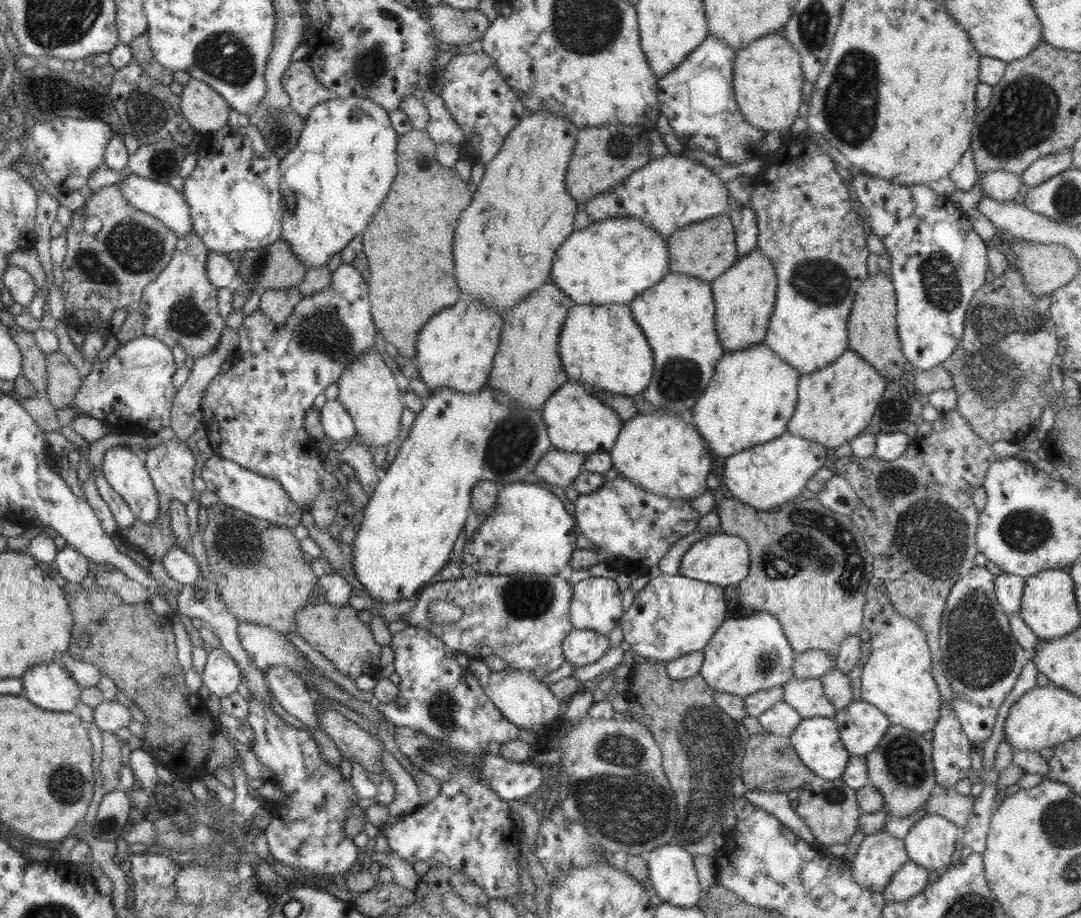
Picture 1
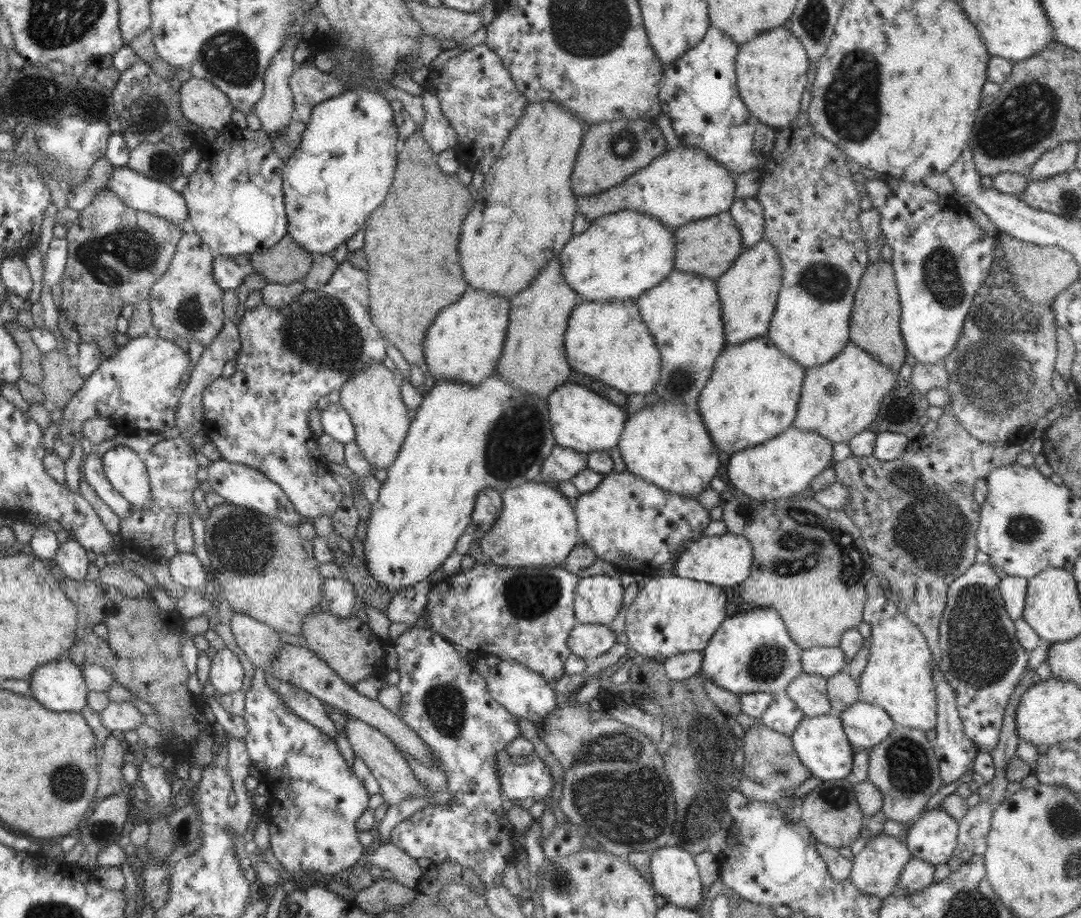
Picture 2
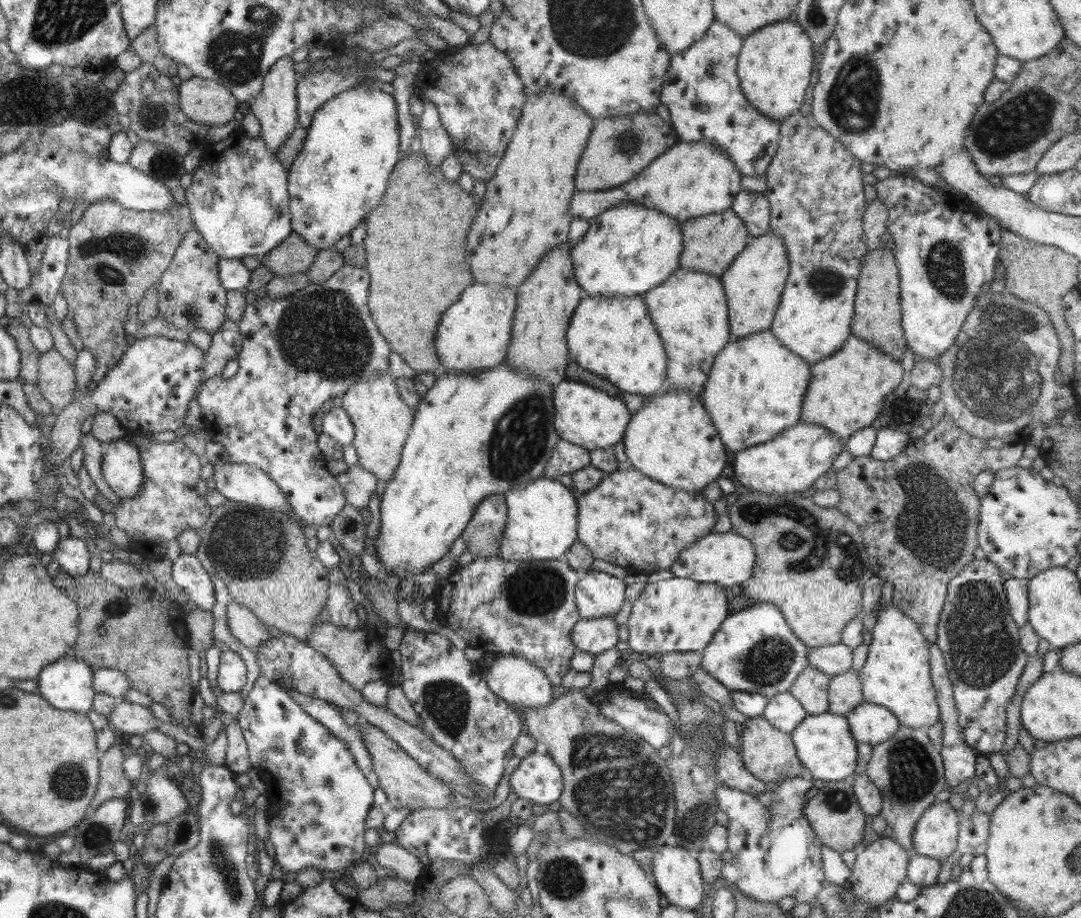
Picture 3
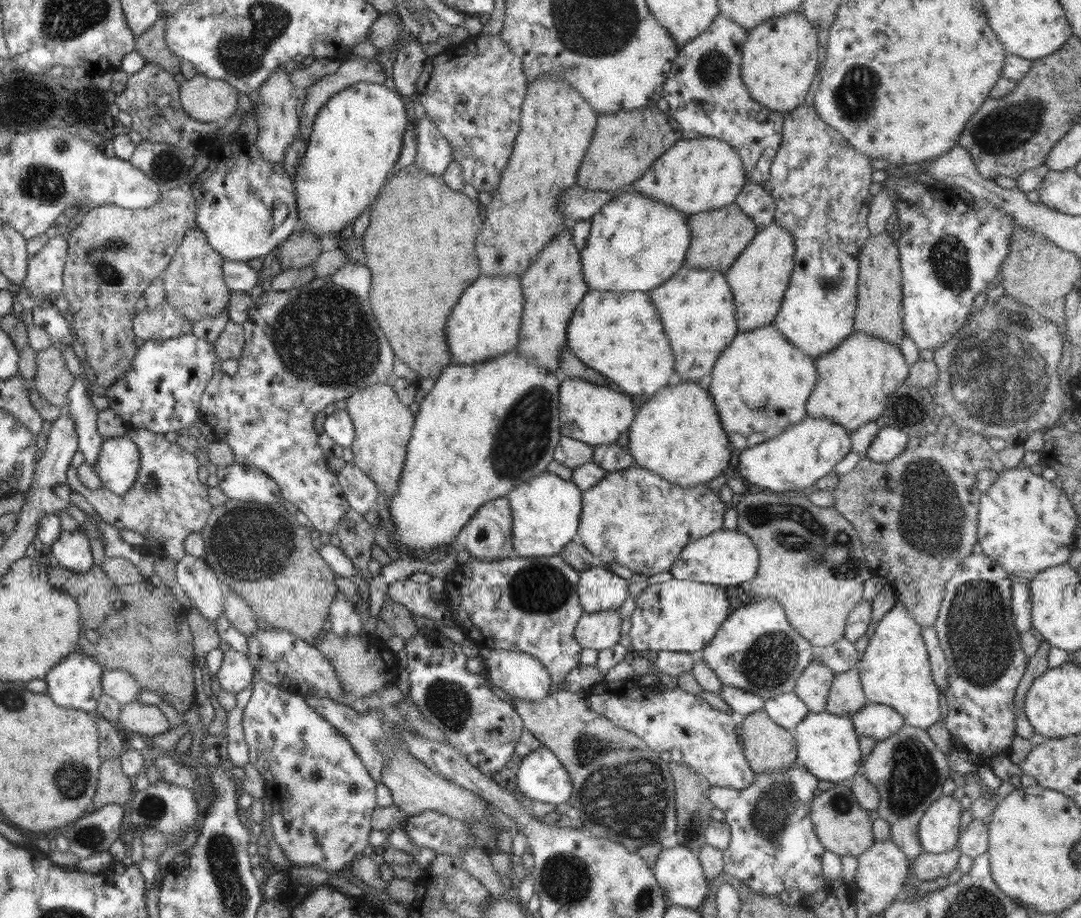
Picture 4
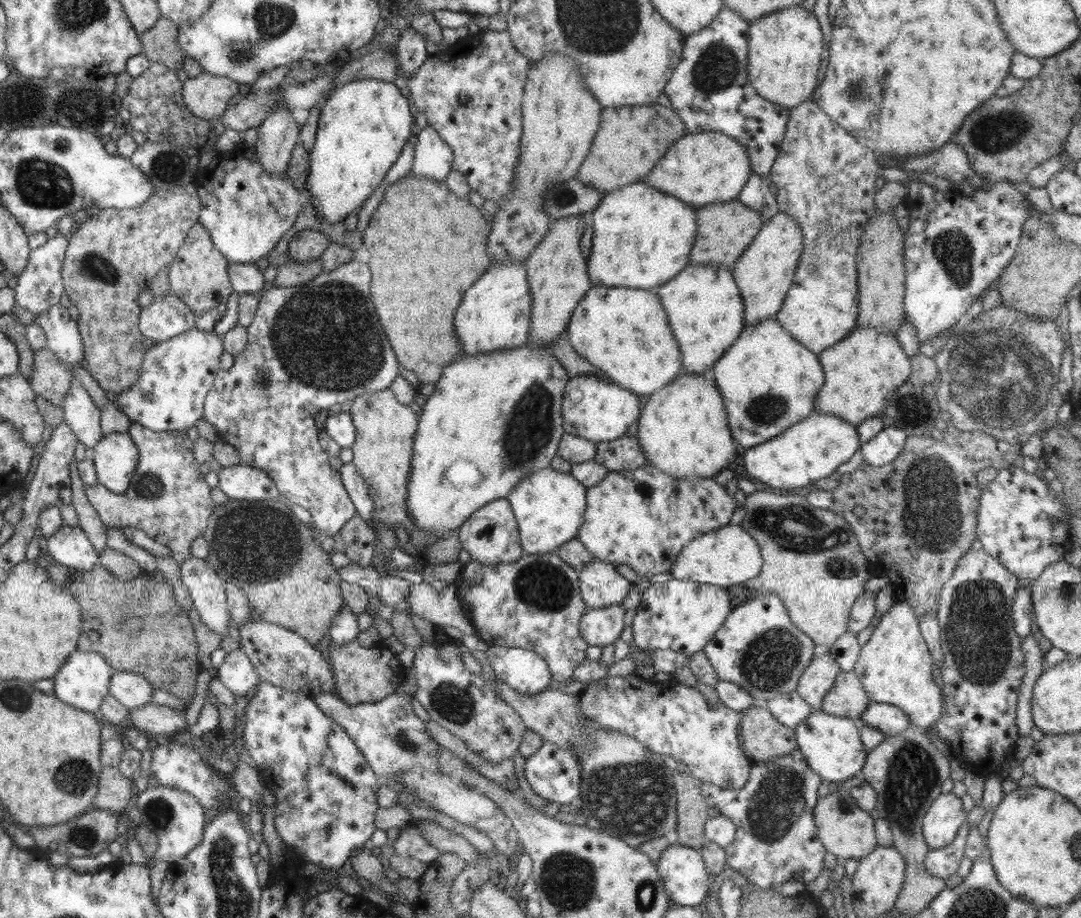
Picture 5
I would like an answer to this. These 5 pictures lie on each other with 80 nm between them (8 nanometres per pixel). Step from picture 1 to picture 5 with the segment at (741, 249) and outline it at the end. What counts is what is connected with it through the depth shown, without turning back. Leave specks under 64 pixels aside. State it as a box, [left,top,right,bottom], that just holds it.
[736,173,779,223]

